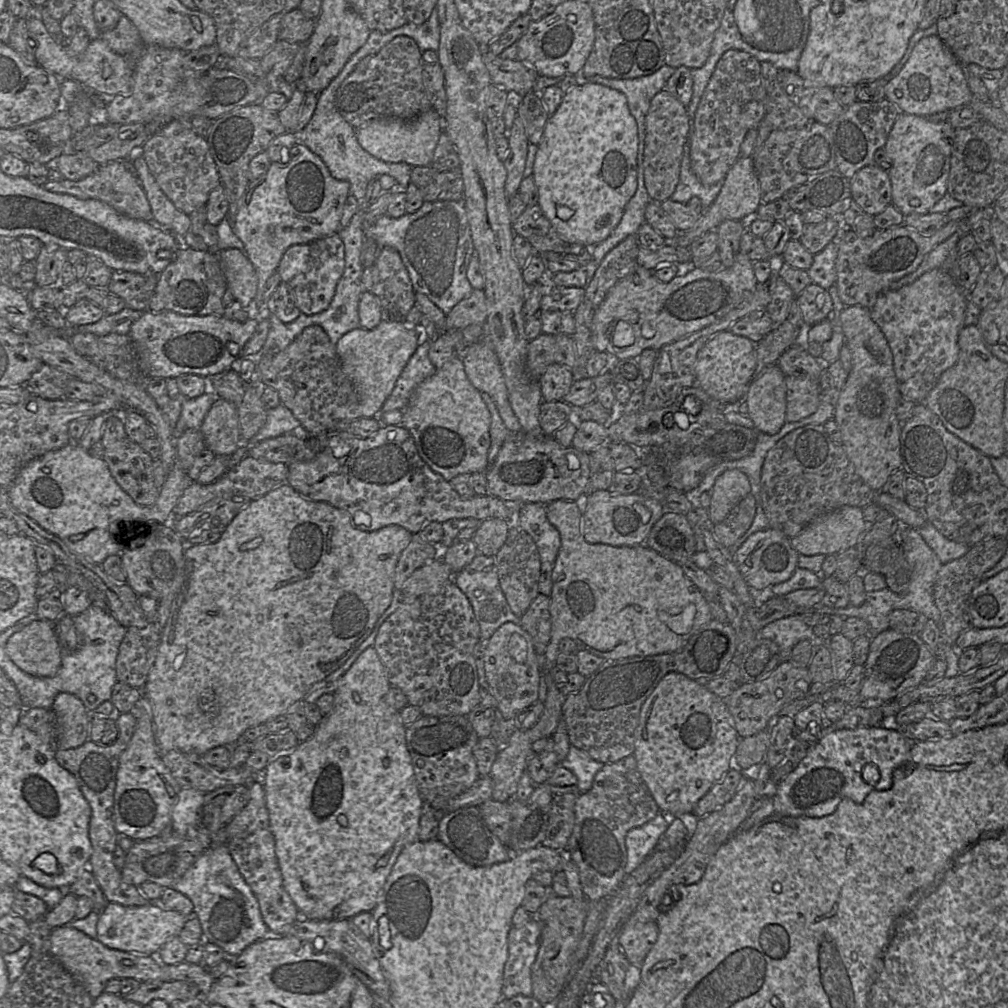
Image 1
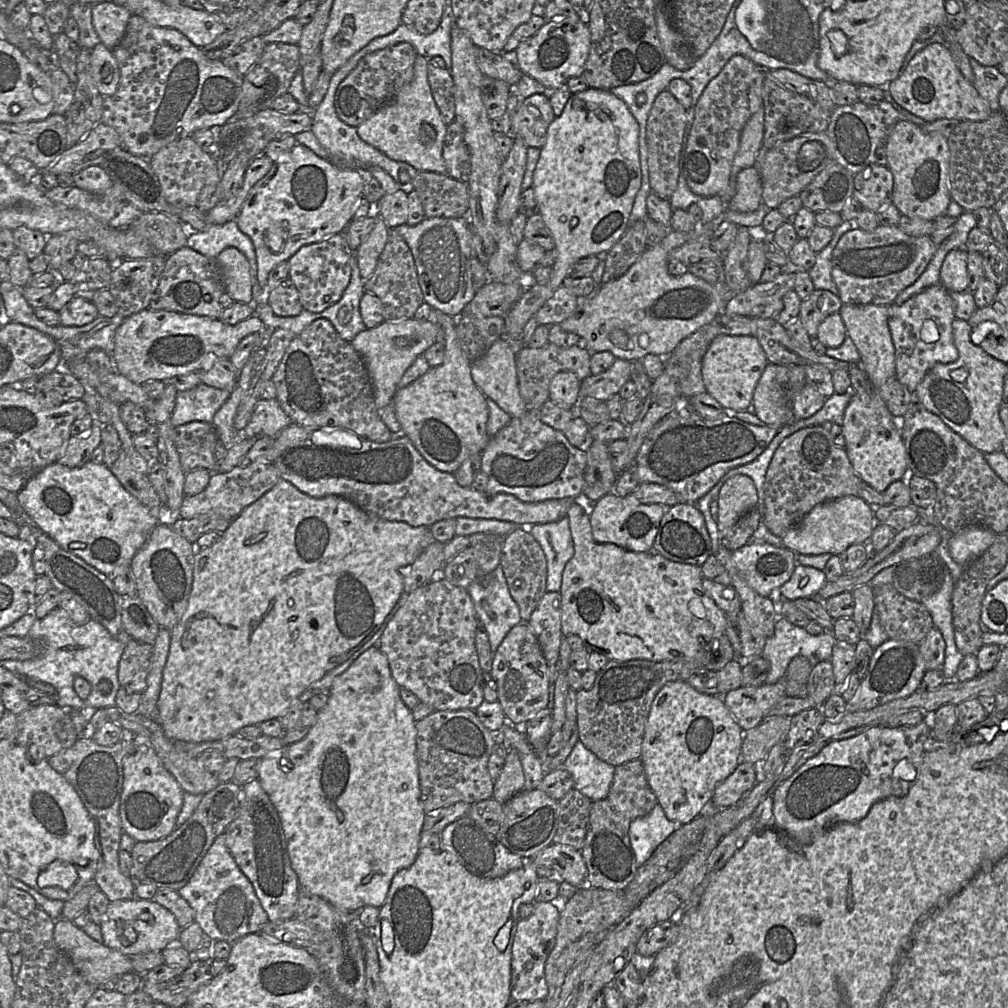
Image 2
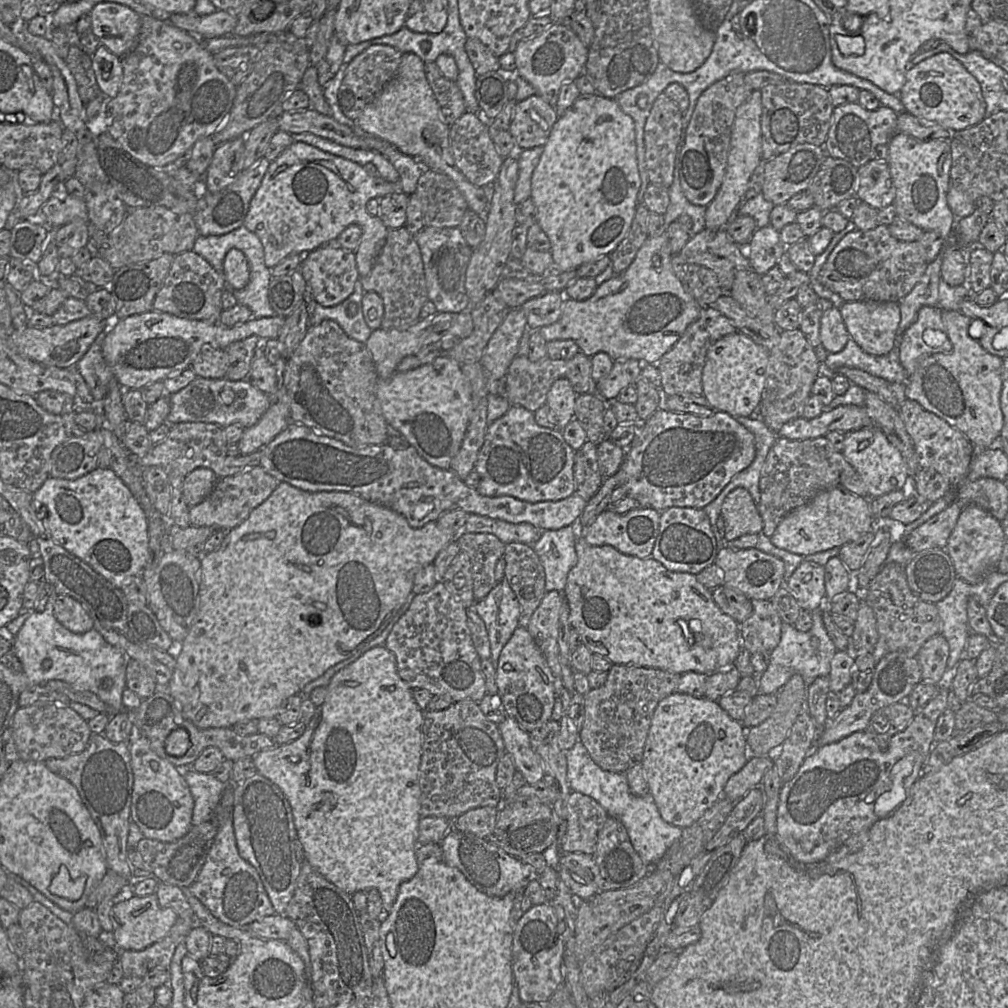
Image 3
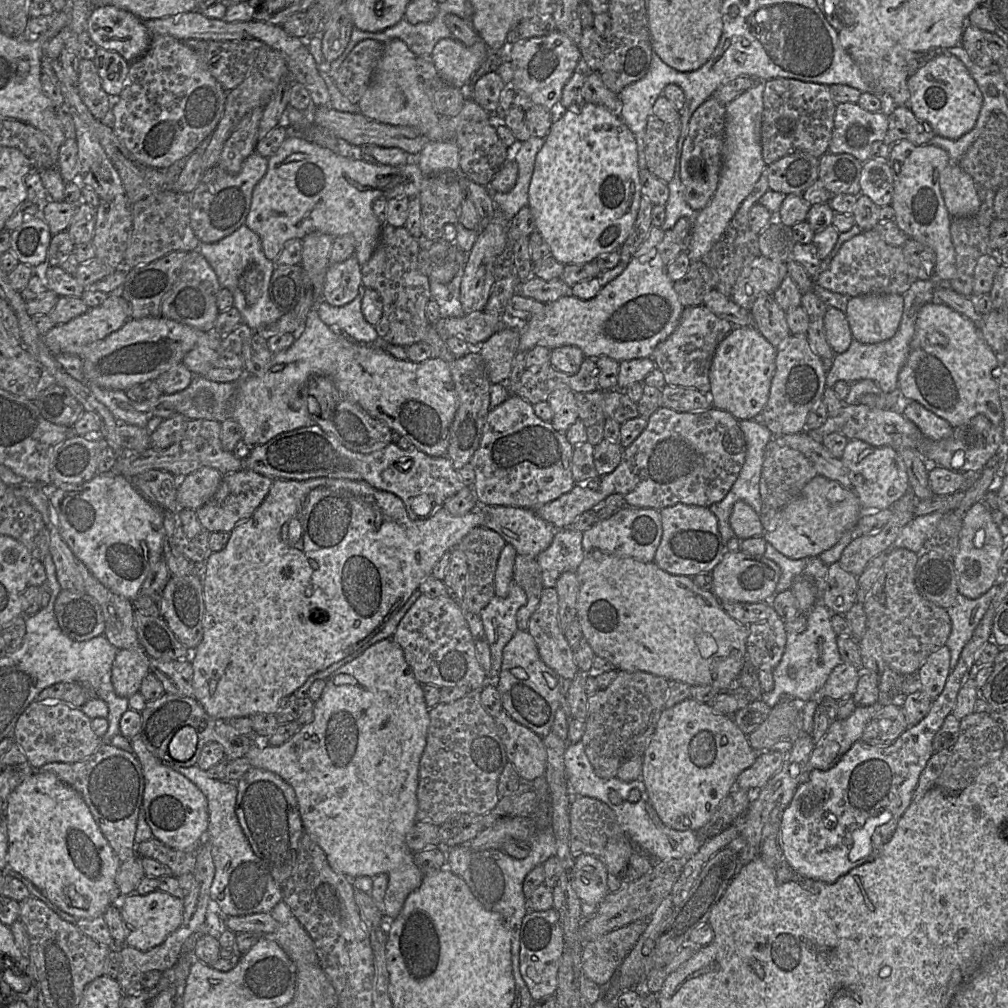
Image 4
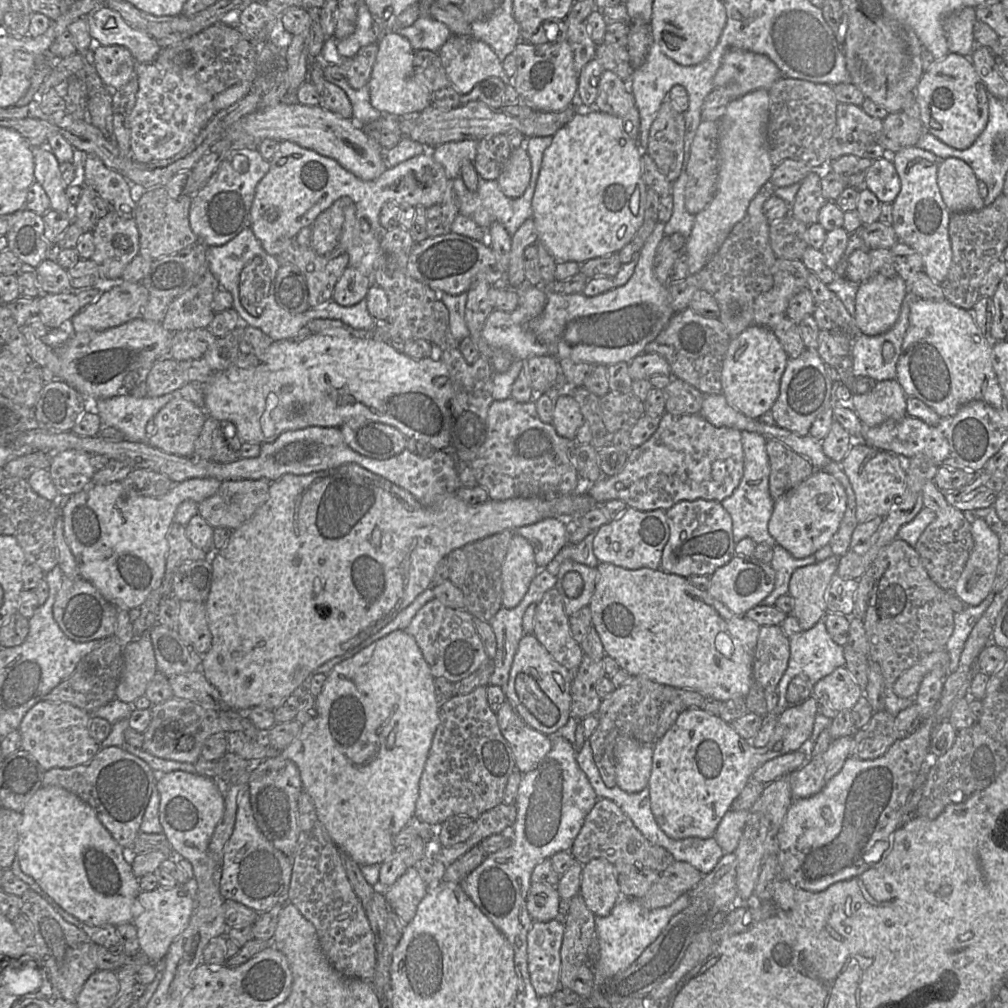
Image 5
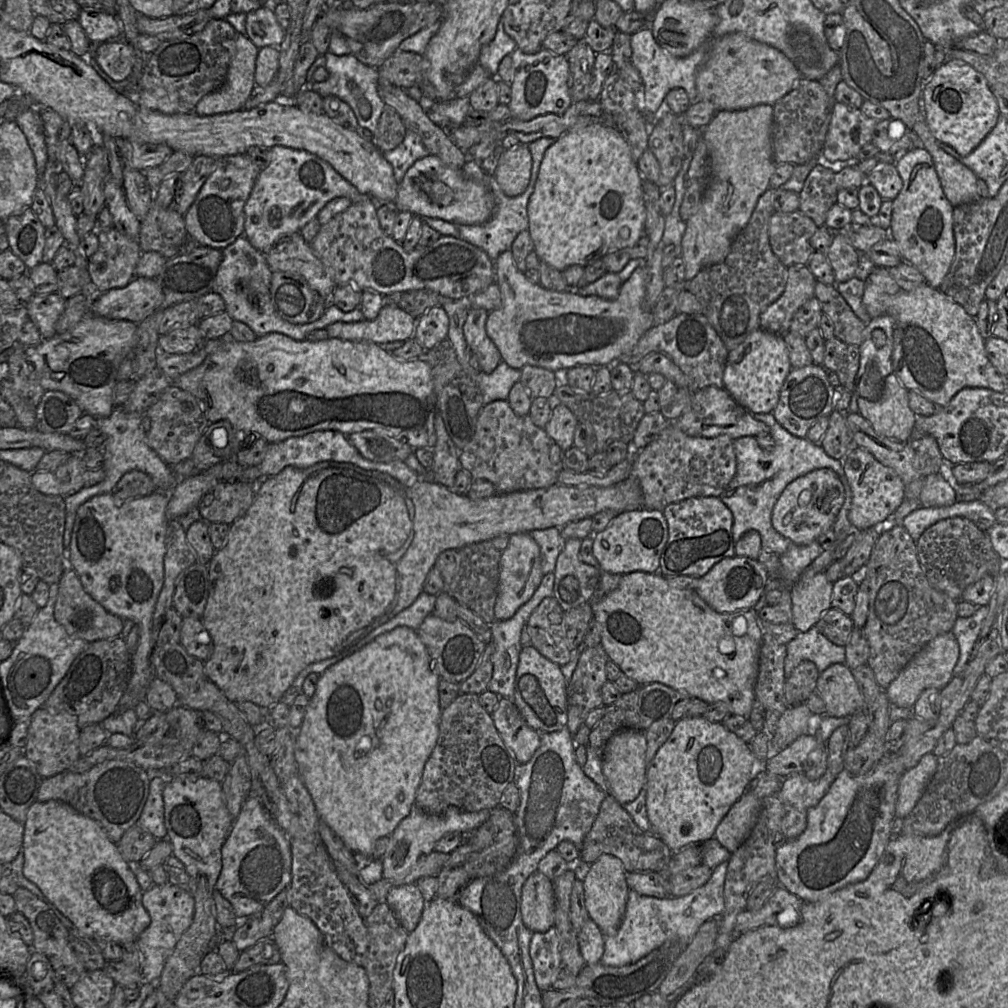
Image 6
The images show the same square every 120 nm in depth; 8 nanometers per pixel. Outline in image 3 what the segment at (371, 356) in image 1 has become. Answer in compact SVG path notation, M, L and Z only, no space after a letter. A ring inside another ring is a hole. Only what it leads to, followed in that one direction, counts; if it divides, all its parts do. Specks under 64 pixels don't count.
M461 311L459 313L437 312L433 316L420 319L404 330L375 329L364 344L371 353L378 378L387 379L397 371L397 366L404 357L416 355L421 348L427 345L438 344L445 336L456 336L462 339L468 337L472 331L473 320L470 311Z

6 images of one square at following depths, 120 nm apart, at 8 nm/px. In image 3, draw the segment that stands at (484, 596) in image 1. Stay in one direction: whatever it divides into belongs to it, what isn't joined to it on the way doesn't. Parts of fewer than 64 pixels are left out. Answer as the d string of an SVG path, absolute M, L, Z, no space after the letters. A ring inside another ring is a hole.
M504 578L495 585L484 599L475 602L473 608L485 623L490 641L490 660L496 669L502 648L519 626L520 604L508 581Z

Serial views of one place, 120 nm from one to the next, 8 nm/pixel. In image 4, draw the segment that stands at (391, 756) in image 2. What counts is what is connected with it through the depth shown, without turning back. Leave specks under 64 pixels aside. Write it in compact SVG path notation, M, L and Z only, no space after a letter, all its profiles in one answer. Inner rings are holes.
M387 638L370 646L359 657L343 665L326 679L322 695L314 703L312 722L301 726L297 733L280 746L259 748L257 745L253 745L244 755L251 767L271 771L293 787L303 830L322 848L333 870L350 879L361 876L373 878L381 873L388 875L389 880L383 901L383 913L386 920L394 920L400 914L407 896L420 887L424 877L414 864L414 853L407 846L406 837L416 823L419 764L426 746L429 723L429 708L424 700L422 685L414 677L405 660L402 648L392 638Z

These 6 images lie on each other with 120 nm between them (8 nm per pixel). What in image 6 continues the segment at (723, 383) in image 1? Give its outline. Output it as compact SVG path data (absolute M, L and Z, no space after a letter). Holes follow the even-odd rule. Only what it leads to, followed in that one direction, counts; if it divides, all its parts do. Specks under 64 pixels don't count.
M758 328L729 351L723 387L750 413L771 413L778 403L783 383L792 368L783 335Z

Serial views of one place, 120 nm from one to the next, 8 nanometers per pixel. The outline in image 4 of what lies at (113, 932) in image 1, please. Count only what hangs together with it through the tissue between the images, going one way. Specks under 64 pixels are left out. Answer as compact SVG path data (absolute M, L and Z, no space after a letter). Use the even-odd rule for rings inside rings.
M160 890L145 895L131 893L123 898L119 910L126 928L125 945L147 951L163 943L179 927L182 922L183 899Z

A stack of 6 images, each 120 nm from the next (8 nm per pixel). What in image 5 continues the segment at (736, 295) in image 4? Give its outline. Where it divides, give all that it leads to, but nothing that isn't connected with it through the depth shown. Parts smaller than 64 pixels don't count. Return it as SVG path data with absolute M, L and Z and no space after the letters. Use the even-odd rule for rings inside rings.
M777 259L772 268L773 287L754 301L753 323L772 328L787 317L789 301L807 287L809 273L801 260Z

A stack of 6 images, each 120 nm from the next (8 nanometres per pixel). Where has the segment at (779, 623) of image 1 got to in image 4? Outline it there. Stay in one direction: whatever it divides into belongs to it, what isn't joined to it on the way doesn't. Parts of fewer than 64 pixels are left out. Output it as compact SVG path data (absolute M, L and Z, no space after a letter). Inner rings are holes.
M819 601L809 611L809 613L807 613L807 627L803 633L787 631L787 640L784 653L779 664L772 670L774 687L770 692L763 692L761 696L761 700L770 708L773 708L782 697L792 697L797 700L801 704L801 732L811 736L813 730L813 716L818 707L820 691L826 683L832 670L837 665L842 663L836 643L837 636L831 626L831 615L832 612L821 601ZM789 667L796 669L796 677L794 679L787 675L787 670Z

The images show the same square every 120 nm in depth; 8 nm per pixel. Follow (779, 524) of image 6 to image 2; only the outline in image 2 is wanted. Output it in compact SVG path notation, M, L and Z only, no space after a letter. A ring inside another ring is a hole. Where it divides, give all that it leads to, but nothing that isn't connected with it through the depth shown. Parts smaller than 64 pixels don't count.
M853 495L819 503L781 537L782 544L796 555L840 555L851 545L869 542L875 526L880 523L873 515L874 509Z

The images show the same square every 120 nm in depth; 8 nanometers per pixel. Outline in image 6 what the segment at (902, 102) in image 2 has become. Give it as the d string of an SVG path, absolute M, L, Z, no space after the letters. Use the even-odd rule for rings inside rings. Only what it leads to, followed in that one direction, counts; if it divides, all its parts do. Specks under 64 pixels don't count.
M947 60L934 72L923 89L925 121L933 136L941 144L956 150L961 156L969 155L995 127L1000 111L986 78L968 63L959 60Z

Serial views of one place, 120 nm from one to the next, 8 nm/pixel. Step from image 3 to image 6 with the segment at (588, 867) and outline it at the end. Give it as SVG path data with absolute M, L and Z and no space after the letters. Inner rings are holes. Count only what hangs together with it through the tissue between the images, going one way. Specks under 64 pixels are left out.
M604 854L590 865L584 876L585 904L590 918L599 926L605 935L613 935L621 925L629 894L626 881L627 872L622 861L613 856Z

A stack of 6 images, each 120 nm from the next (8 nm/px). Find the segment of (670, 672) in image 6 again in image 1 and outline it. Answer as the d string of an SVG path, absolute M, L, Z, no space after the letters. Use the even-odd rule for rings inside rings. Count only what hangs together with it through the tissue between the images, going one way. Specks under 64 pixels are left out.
M582 495L576 501L560 499L546 505L547 519L559 531L561 545L552 571L551 639L544 654L543 673L557 665L559 644L564 638L575 640L579 650L587 649L605 660L647 657L678 651L694 633L713 619L704 594L685 576L682 568L646 544L612 546L588 543L583 533L587 497Z

